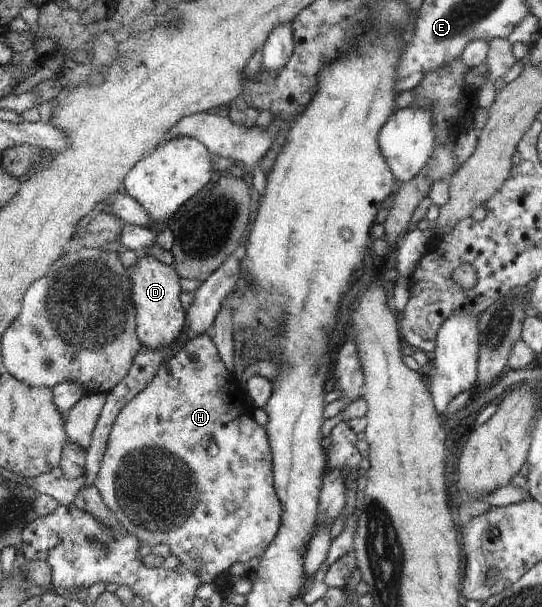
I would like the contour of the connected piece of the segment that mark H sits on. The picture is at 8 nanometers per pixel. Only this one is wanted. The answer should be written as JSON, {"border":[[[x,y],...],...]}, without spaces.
{"border":[[[200,334],[198,337],[186,340],[184,348],[172,358],[164,360],[156,372],[156,376],[132,400],[126,402],[114,420],[107,441],[106,452],[100,460],[100,469],[94,480],[94,487],[98,490],[106,507],[115,515],[119,524],[130,534],[136,534],[143,545],[154,547],[164,543],[170,548],[171,554],[180,560],[185,570],[193,571],[201,583],[215,583],[215,579],[227,572],[236,563],[248,563],[252,558],[264,556],[266,548],[274,540],[280,529],[281,519],[284,517],[284,506],[277,495],[274,484],[274,468],[272,467],[272,452],[268,444],[268,436],[254,420],[252,420],[252,406],[264,409],[272,397],[273,384],[268,378],[260,375],[249,377],[247,388],[236,382],[234,374],[226,367],[216,344],[209,336]]]}

